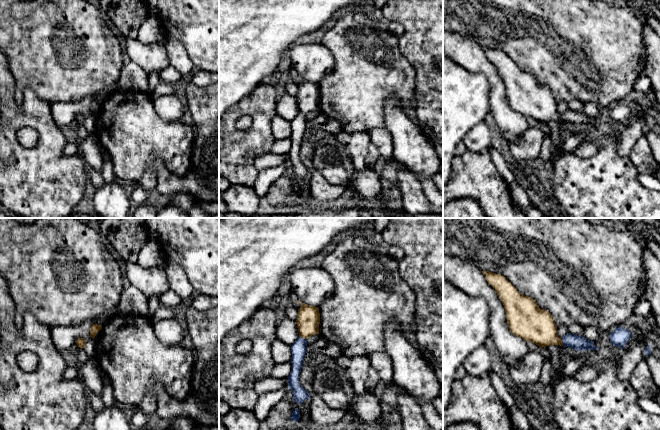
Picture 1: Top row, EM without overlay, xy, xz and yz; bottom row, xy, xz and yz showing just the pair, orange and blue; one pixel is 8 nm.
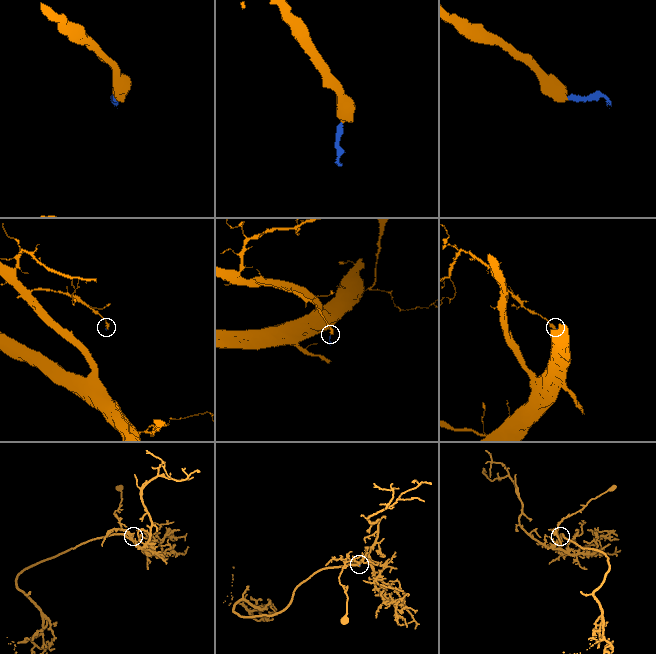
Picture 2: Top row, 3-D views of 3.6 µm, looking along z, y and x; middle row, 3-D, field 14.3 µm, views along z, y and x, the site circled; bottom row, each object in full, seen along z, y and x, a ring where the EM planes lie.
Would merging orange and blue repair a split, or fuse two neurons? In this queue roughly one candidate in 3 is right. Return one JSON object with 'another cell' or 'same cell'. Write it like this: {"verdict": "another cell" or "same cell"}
{"verdict": "same cell"}

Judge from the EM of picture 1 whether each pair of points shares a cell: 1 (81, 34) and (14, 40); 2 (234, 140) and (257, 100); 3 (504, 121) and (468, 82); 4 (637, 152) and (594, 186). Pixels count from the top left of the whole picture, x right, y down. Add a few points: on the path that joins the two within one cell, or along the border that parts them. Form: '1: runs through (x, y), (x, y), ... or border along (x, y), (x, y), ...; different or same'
1: runs through (64, 38), (31, 38); same
2: runs through (246, 136), (257, 125), (257, 112); same
3: border along (488, 80), (488, 105), (490, 112); different
4: border along (627, 156), (639, 172); different

